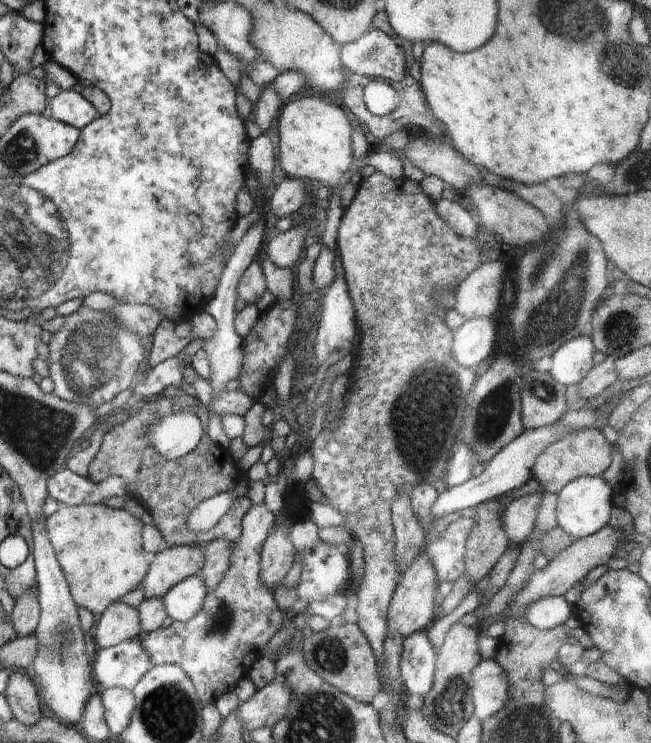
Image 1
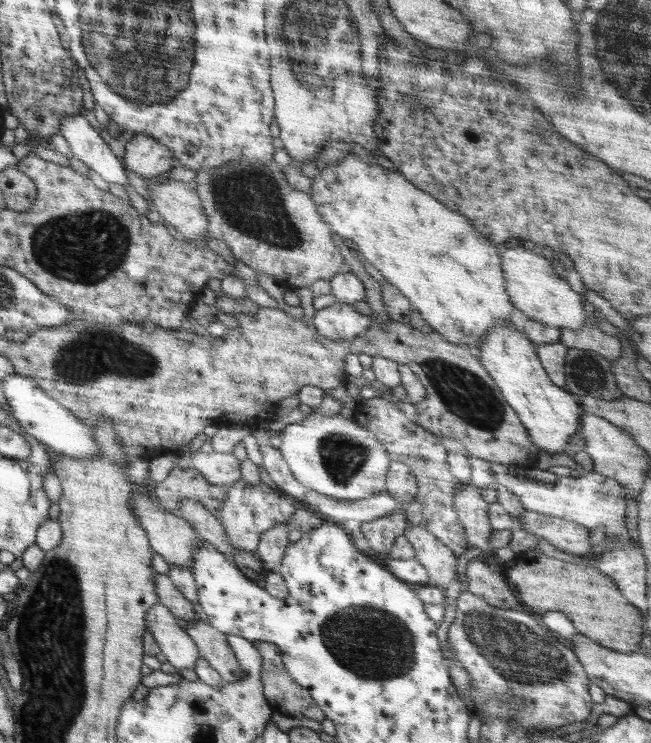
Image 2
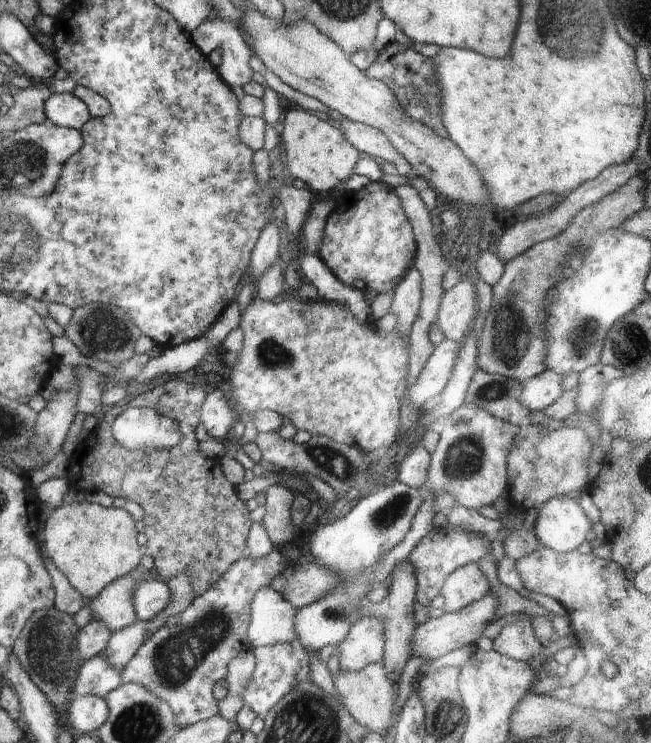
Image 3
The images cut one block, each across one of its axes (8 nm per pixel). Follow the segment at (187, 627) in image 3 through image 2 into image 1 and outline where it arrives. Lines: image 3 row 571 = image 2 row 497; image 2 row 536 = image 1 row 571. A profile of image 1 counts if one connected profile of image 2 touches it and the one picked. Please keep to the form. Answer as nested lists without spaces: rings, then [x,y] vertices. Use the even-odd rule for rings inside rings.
[[[266,503],[252,506],[242,519],[241,533],[225,577],[213,591],[207,592],[202,610],[188,622],[174,621],[168,628],[160,627],[141,636],[143,647],[148,651],[153,665],[175,663],[182,667],[186,678],[193,682],[203,707],[209,703],[214,704],[222,694],[233,690],[238,679],[248,675],[252,662],[265,654],[265,644],[290,621],[289,612],[281,610],[274,601],[274,589],[269,589],[260,580],[261,550],[275,522],[276,516]]]

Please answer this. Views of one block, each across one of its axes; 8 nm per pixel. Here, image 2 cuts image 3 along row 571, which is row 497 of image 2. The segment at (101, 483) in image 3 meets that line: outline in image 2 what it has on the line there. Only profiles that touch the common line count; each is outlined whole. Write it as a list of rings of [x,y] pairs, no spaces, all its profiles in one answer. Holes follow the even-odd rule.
[[[174,465],[164,482],[153,488],[153,495],[159,506],[168,513],[180,507],[182,500],[192,500],[202,504],[205,510],[216,516],[227,500],[227,487],[208,483],[194,468],[183,470]]]

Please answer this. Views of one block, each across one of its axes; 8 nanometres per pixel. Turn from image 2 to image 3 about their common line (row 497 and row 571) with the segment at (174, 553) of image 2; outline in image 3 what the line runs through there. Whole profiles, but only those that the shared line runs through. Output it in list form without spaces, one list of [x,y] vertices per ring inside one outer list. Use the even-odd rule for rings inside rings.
[[[140,566],[136,572],[118,578],[102,588],[96,597],[87,601],[92,611],[92,620],[101,621],[112,633],[135,624],[134,590],[138,584],[152,578],[158,578],[158,574]]]

